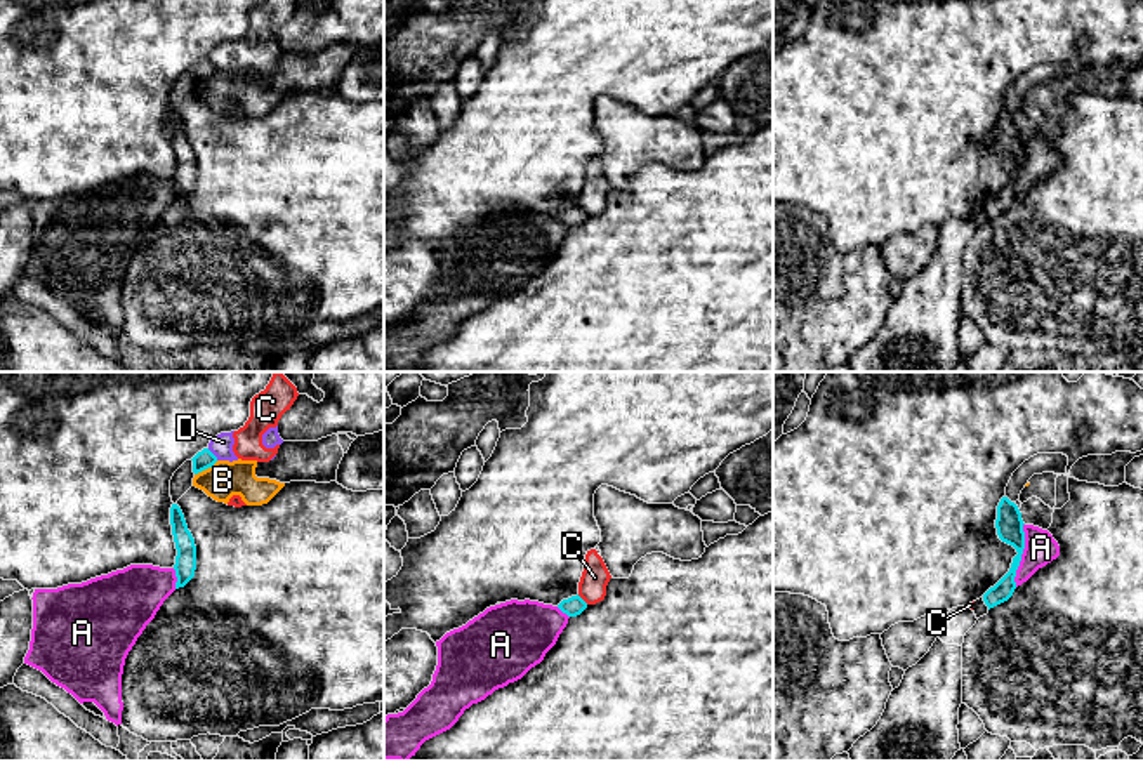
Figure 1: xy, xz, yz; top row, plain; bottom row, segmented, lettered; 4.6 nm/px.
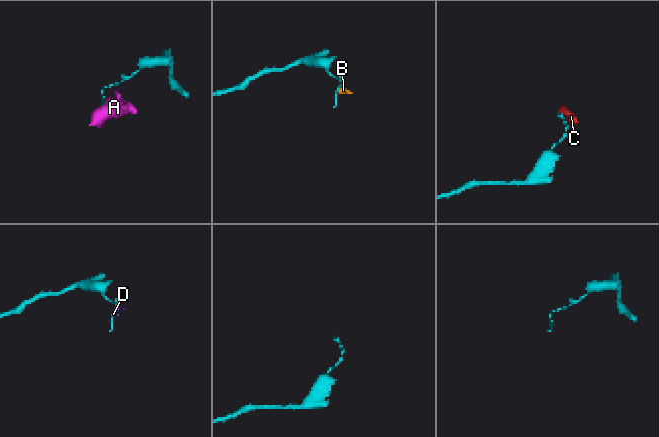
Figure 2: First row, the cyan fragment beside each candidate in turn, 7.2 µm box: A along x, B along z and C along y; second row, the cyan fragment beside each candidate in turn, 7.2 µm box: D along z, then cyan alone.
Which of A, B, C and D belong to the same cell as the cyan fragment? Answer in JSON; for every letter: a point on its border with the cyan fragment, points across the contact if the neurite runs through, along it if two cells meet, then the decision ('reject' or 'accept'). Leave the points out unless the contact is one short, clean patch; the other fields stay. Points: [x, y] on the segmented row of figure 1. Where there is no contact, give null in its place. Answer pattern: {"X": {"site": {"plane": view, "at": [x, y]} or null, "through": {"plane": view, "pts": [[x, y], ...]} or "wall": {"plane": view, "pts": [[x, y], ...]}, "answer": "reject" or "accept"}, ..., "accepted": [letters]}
{"A": {"site": {"plane": "yz", "at": [1022, 553]}, "wall": {"plane": "yz", "pts": [[1024, 523], [1024, 553], [1015, 586]]}, "answer": "reject"}, "B": {"site": {"plane": "xy", "at": [205, 468]}, "wall": {"plane": "xy", "pts": [[218, 461], [195, 475]]}, "answer": "reject"}, "C": {"site": {"plane": "xz", "at": [581, 598]}, "answer": "reject"}, "D": {"site": {"plane": "xy", "at": [212, 454]}, "wall": {"plane": "xy", "pts": [[207, 449], [218, 459]]}, "answer": "reject"}, "accepted": []}

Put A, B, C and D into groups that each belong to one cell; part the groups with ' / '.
A B / C D

